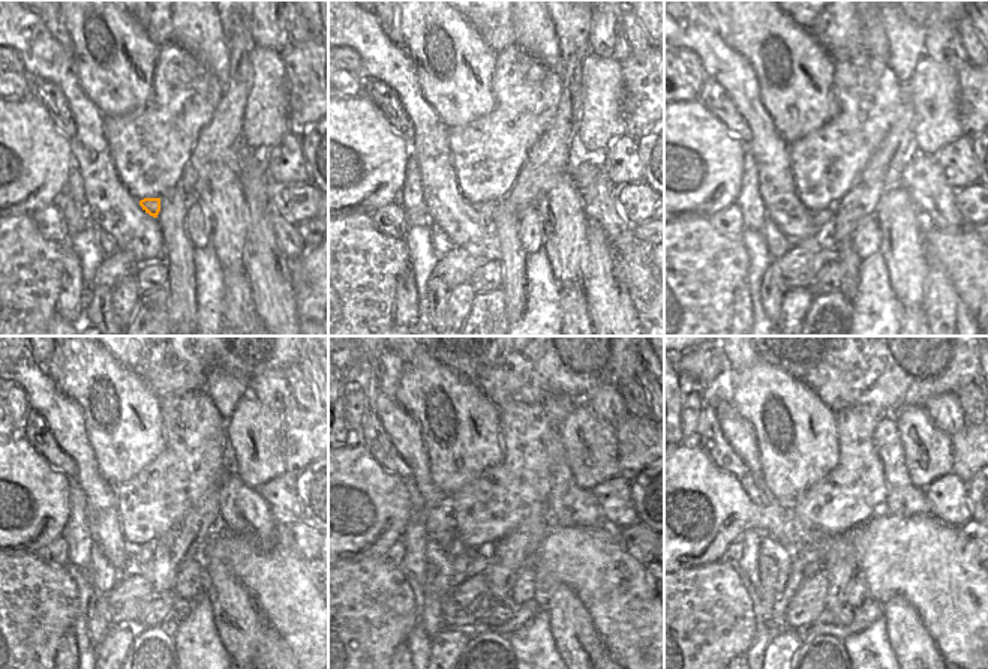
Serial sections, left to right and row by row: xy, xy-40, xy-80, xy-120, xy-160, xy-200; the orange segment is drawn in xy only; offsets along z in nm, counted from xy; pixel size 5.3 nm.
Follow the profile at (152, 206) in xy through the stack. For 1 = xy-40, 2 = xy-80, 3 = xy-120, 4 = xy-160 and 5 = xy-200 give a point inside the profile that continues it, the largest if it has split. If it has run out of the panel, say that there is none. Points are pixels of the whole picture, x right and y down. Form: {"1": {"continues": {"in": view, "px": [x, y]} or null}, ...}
{"1": {"continues": {"in": "xy-40", "px": [486, 209]}}, "2": {"continues": {"in": "xy-80", "px": [823, 218]}}, "3": {"continues": {"in": "xy-120", "px": [140, 557]}}, "4": {"continues": {"in": "xy-160", "px": [479, 564]}}, "5": {"continues": {"in": "xy-200", "px": [814, 567]}}}

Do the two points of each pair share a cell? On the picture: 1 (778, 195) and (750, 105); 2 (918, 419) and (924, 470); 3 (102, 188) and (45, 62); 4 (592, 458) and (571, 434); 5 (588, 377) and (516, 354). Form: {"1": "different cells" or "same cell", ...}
{"1": "same cell", "2": "same cell", "3": "same cell", "4": "same cell", "5": "same cell"}

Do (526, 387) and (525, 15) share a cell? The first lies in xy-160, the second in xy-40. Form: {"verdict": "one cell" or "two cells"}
{"verdict": "two cells"}

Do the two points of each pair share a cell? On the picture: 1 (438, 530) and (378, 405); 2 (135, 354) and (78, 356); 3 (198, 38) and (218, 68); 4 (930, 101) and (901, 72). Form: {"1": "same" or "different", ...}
{"1": "same", "2": "different", "3": "same", "4": "different"}

